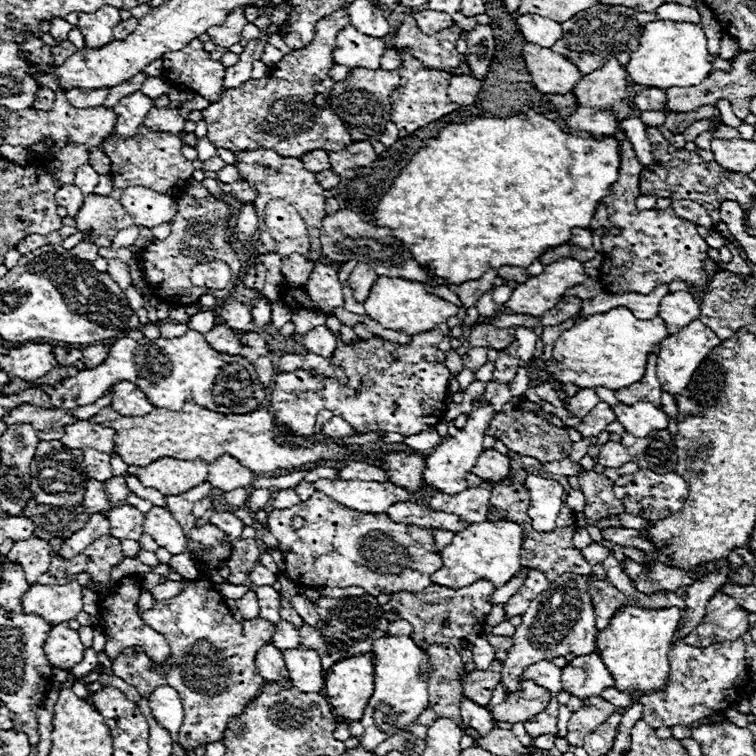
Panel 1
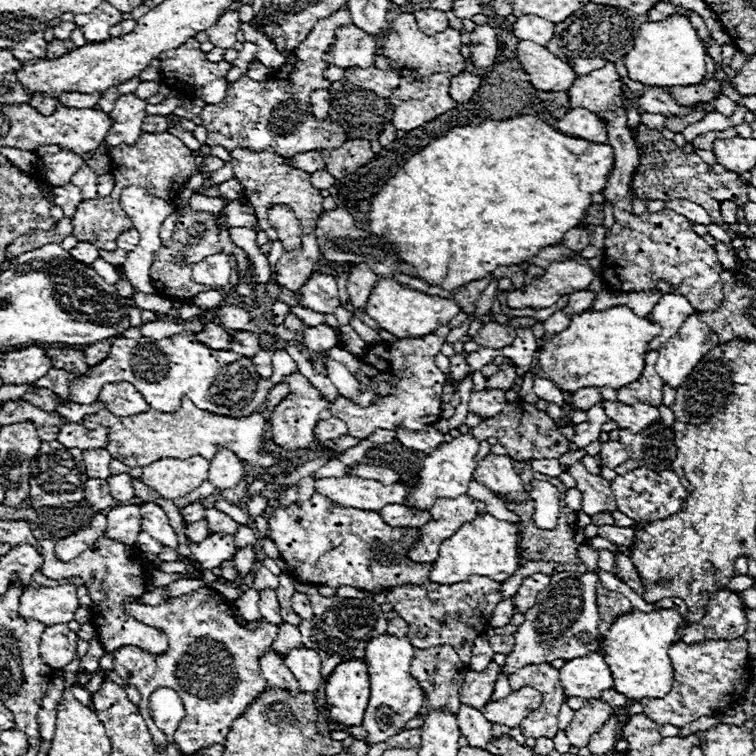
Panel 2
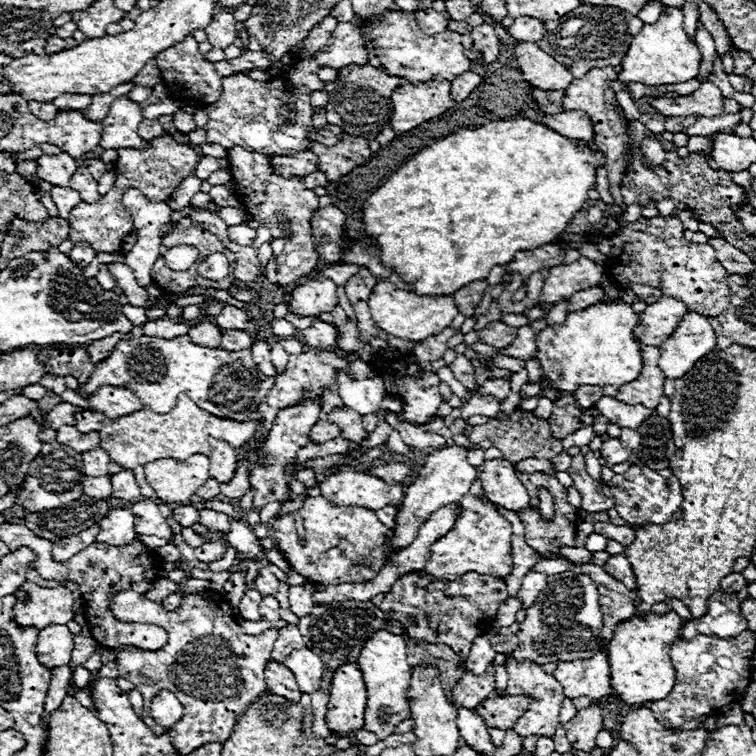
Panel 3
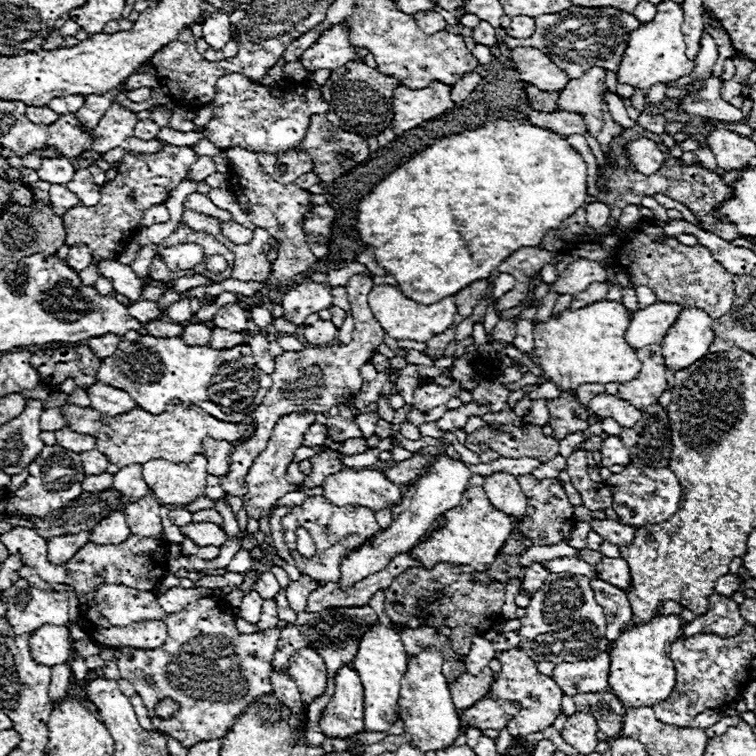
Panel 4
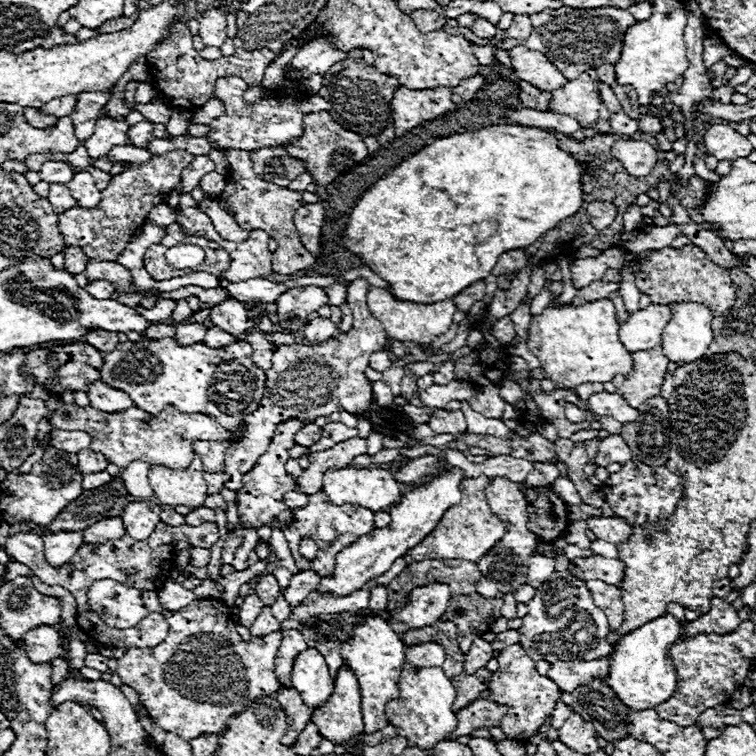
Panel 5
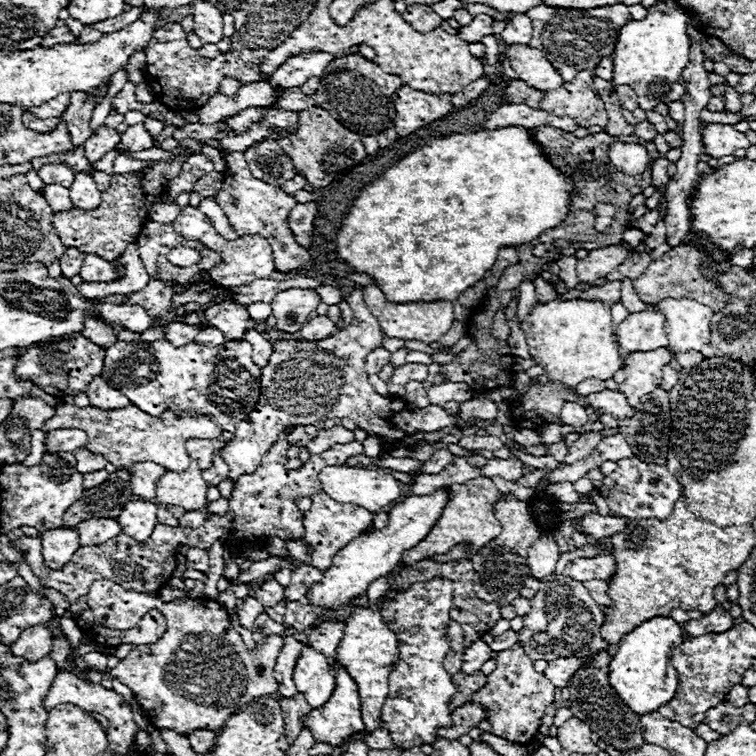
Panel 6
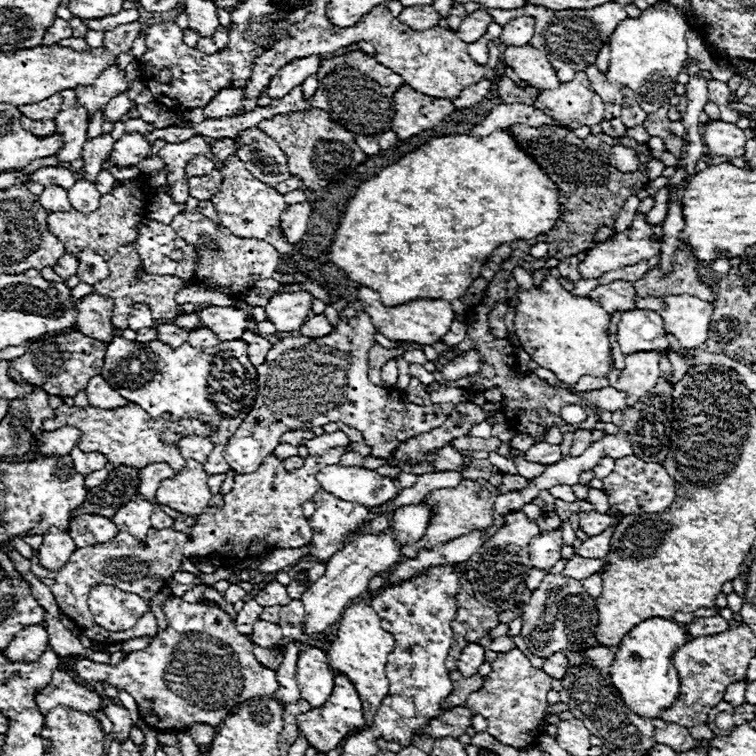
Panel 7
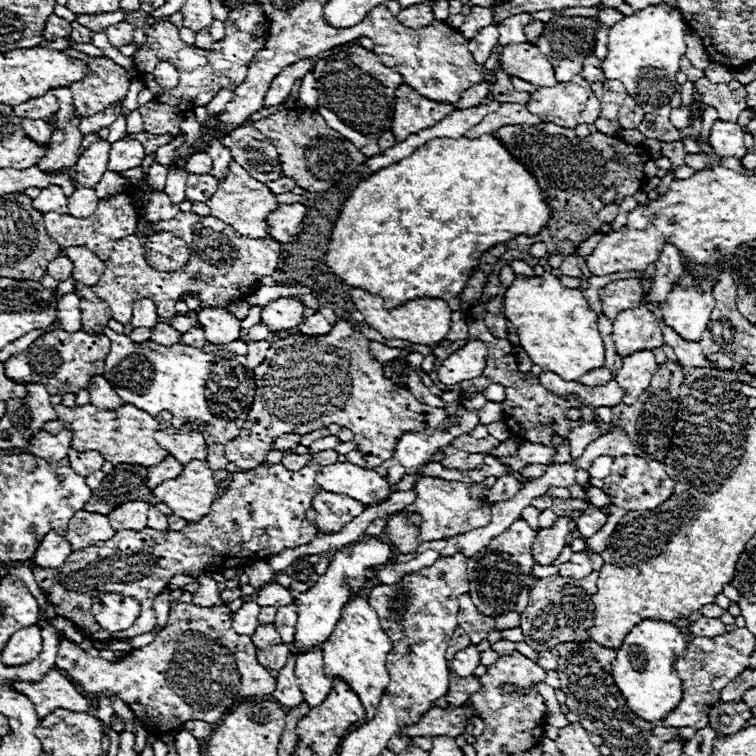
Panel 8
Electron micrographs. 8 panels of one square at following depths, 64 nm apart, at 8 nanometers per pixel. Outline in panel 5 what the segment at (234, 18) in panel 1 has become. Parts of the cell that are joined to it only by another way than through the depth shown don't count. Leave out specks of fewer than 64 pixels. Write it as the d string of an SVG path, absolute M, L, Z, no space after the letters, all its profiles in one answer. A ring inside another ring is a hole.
M204 10L198 16L200 22L200 38L206 46L220 46L226 40L226 18L220 10Z

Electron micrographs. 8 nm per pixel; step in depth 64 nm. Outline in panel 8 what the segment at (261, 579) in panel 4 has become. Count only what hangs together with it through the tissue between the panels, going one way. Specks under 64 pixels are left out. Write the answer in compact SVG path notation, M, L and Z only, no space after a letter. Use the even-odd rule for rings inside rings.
M266 584L264 588L258 590L256 594L256 604L260 606L274 606L274 608L280 608L280 606L288 606L292 604L292 596L286 588L280 588L278 584Z

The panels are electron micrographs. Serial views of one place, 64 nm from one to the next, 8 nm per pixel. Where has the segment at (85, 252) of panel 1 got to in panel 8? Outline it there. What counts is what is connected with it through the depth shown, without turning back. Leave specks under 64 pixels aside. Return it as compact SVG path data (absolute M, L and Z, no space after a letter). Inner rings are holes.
M56 258L56 260L52 260L52 264L48 264L46 266L46 272L54 278L54 280L58 280L58 282L62 282L62 280L66 280L66 278L70 278L72 276L72 264L70 264L70 260L68 258Z

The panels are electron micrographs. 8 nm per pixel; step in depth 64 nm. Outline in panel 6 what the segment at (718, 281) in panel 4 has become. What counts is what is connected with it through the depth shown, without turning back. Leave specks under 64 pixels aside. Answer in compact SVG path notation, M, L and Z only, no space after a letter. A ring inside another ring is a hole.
M678 246L670 252L666 252L660 260L650 262L650 266L646 268L646 272L636 278L632 282L636 294L640 296L640 300L644 302L660 302L664 298L694 298L700 300L702 304L708 304L714 312L718 312L718 308L722 308L728 302L728 296L716 286L716 280L706 280L700 274L700 262L702 262L702 252L694 246Z

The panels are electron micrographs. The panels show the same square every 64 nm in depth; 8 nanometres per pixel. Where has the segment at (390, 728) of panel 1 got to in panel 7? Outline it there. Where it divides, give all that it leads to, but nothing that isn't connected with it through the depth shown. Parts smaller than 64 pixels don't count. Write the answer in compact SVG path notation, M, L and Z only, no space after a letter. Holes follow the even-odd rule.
M362 600L348 606L342 612L342 618L338 622L338 628L326 648L326 660L332 670L338 670L344 674L356 688L362 708L364 708L364 718L370 724L372 718L376 716L378 706L382 704L384 696L388 696L388 678L386 678L386 662L388 654L394 650L394 636L380 626L380 616Z

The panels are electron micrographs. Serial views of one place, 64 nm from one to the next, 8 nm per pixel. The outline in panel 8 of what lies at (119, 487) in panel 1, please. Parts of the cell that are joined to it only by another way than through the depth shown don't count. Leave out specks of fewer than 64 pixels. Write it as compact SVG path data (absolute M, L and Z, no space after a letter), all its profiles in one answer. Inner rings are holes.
M166 456L160 464L148 468L148 488L156 488L164 480L178 478L182 474L182 470L184 470L184 466L174 456Z

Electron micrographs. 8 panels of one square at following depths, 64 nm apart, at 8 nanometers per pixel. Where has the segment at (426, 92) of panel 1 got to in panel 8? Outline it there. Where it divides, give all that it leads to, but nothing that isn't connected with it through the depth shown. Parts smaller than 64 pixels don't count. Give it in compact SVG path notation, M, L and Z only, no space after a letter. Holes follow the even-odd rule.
M406 84L398 86L392 118L392 134L396 142L406 140L412 132L418 132L420 128L428 128L440 122L444 116L452 112L452 108L452 104L440 104L420 96Z

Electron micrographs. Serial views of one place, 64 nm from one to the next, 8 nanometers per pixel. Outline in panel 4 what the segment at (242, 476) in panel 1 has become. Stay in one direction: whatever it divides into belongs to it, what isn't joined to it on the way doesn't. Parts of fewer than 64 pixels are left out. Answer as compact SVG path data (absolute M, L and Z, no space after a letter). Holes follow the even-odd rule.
M206 438L202 442L202 448L204 448L204 456L208 460L208 472L212 476L224 476L230 468L230 462L228 462L228 454L232 450L232 444L230 442L220 442L220 440L212 440L212 438Z

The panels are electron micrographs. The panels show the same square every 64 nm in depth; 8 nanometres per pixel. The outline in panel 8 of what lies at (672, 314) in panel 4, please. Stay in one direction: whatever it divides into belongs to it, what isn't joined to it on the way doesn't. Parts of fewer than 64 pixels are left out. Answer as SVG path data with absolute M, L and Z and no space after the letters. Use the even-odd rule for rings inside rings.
M646 306L622 310L612 322L610 338L620 358L626 358L638 350L660 348L664 342L658 320Z

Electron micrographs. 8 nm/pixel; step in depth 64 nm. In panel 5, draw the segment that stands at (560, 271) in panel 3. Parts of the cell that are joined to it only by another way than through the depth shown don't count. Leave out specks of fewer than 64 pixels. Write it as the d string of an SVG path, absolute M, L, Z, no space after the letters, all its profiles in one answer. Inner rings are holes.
M608 248L598 256L574 260L572 278L574 278L576 288L584 288L590 282L602 280L606 270L618 268L618 266L622 266L622 250L620 248Z

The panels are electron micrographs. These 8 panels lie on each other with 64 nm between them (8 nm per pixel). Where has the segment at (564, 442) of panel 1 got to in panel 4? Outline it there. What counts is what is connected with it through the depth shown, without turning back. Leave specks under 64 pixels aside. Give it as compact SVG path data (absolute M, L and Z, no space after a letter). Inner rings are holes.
M502 426L500 432L480 428L468 434L470 444L488 444L490 450L506 458L536 458L548 462L558 456L558 440L542 434L540 426Z

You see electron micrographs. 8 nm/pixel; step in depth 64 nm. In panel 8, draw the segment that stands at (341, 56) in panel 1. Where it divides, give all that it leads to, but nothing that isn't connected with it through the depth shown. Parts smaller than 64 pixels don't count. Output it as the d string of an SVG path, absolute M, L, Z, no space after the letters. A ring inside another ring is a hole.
M300 60L296 64L290 64L288 68L284 68L284 72L280 72L280 76L276 76L276 80L272 80L266 98L264 98L264 108L270 106L278 106L292 90L294 82L300 80L306 72L312 72L312 60Z

